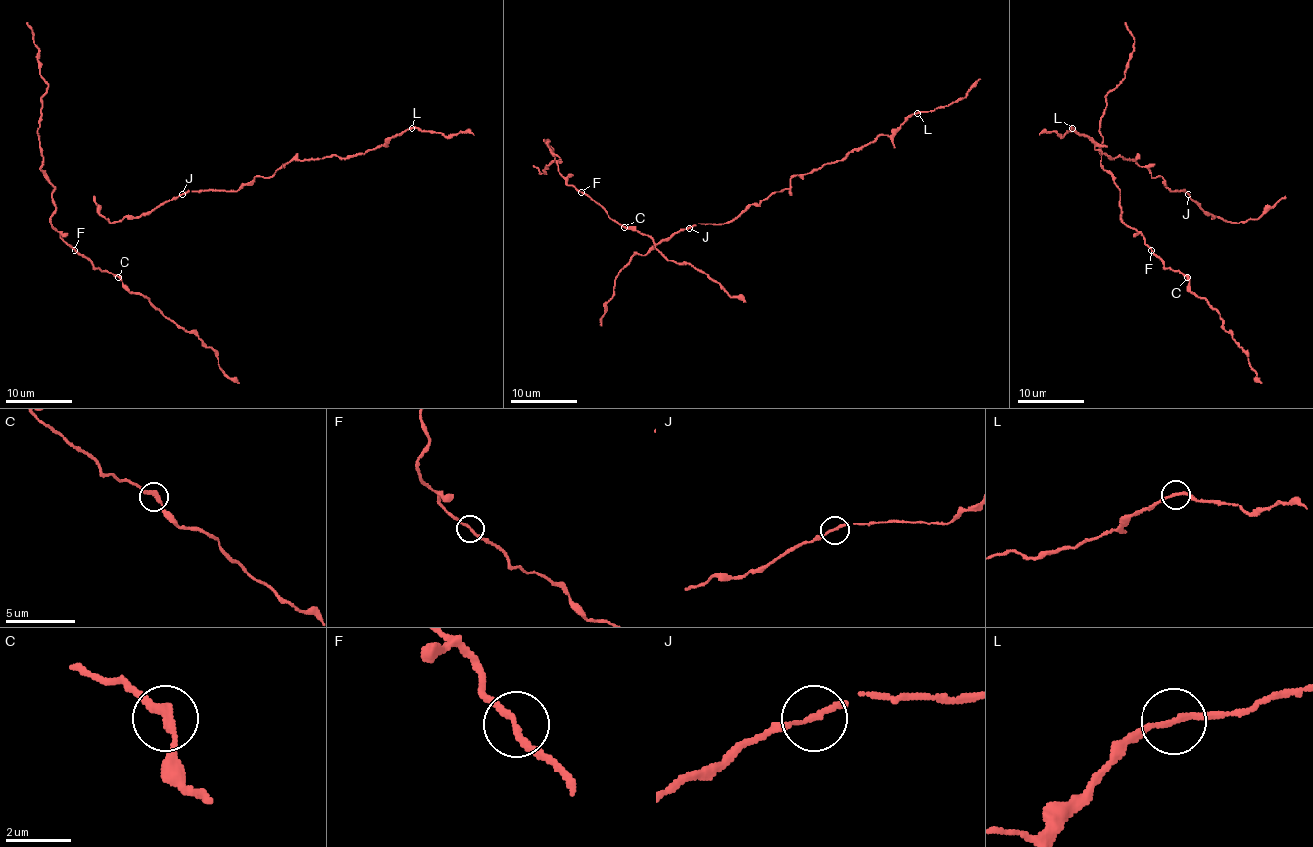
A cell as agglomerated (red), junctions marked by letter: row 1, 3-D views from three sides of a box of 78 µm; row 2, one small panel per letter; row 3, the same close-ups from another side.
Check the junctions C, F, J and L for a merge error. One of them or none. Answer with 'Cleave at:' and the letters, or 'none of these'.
Cleave at: none of these

